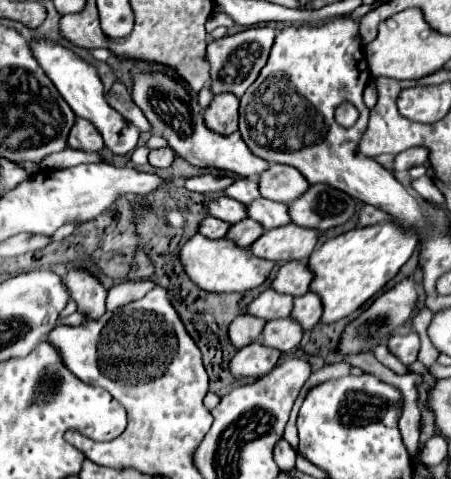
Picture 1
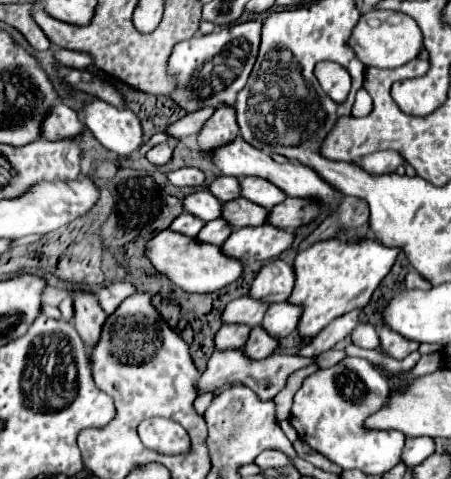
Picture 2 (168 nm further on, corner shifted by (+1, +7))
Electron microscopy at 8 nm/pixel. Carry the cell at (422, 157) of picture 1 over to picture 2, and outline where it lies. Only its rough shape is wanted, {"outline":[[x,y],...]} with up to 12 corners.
{"outline":[[394,151],[362,157],[356,165],[372,175],[394,173],[404,161]]}

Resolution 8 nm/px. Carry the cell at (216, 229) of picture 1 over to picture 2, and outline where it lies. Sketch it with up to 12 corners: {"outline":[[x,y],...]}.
{"outline":[[182,213],[170,223],[168,229],[194,237],[204,221]]}

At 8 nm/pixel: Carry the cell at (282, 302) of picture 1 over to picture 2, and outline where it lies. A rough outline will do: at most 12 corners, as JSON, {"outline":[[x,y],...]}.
{"outline":[[244,295],[226,305],[224,325],[262,323],[268,305]]}

